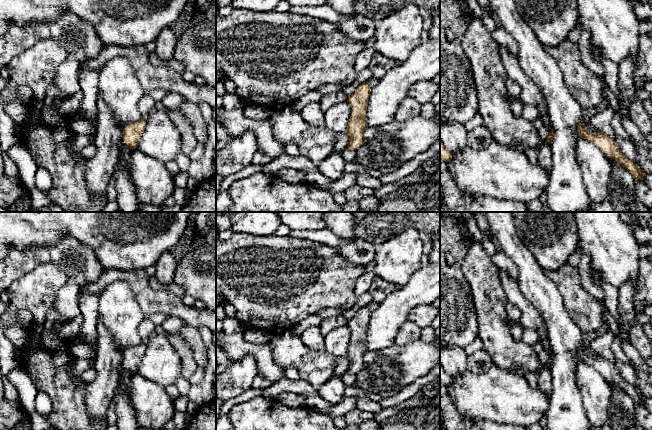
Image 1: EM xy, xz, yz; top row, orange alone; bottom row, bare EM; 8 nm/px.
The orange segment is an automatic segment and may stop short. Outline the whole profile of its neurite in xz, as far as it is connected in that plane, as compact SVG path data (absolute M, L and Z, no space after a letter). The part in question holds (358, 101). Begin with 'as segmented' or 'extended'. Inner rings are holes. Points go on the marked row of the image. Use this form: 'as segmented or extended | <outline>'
as segmented | M364 82L347 99L352 108L352 114L345 132L349 139L347 147L351 150L356 151L364 140L364 131L367 127L365 116L370 92L370 86Z

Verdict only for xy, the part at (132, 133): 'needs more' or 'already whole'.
already whole

